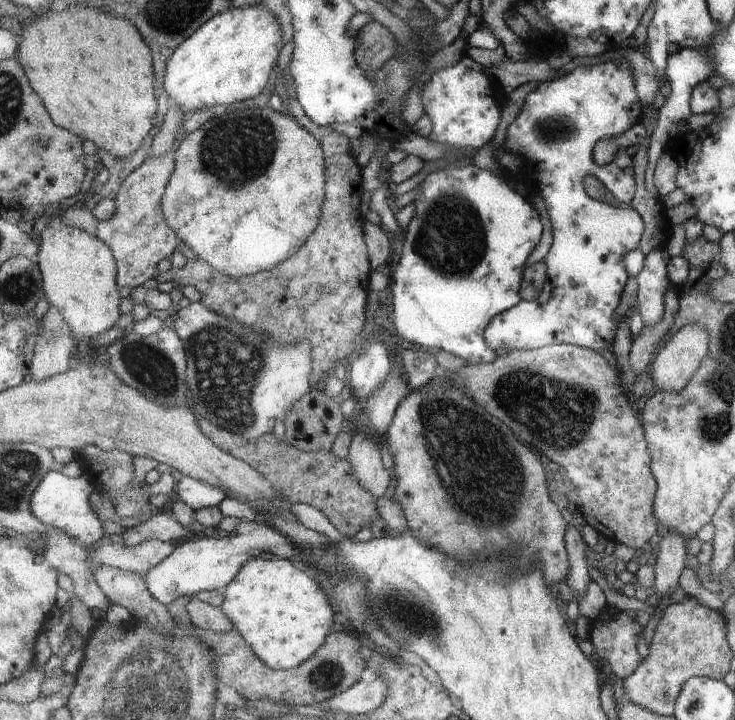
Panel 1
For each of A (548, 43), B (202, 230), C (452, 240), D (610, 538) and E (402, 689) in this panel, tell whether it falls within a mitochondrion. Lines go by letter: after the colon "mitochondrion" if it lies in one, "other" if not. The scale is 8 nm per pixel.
A: other
B: other
C: mitochondrion
D: other
E: other

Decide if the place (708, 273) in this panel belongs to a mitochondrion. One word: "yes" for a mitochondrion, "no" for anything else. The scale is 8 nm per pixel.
no

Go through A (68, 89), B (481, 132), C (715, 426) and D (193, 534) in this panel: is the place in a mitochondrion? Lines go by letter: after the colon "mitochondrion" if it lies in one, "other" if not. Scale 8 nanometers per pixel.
A: other
B: other
C: mitochondrion
D: other

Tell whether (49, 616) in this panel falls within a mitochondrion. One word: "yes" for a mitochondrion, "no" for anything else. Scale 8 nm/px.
no

